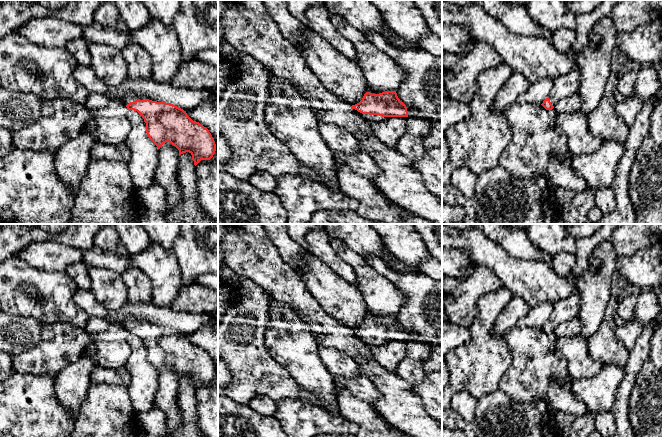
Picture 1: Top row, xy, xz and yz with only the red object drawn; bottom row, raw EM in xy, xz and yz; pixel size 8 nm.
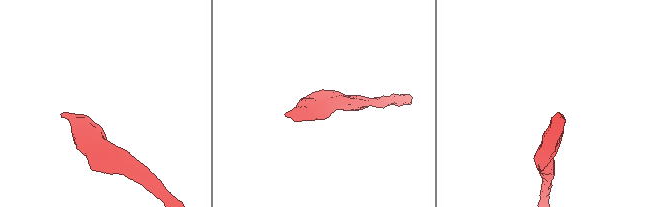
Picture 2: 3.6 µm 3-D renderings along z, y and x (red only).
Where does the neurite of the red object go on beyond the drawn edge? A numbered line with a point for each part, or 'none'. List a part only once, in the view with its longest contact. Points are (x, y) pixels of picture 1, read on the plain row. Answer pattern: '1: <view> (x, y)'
1: xz (370, 342)

